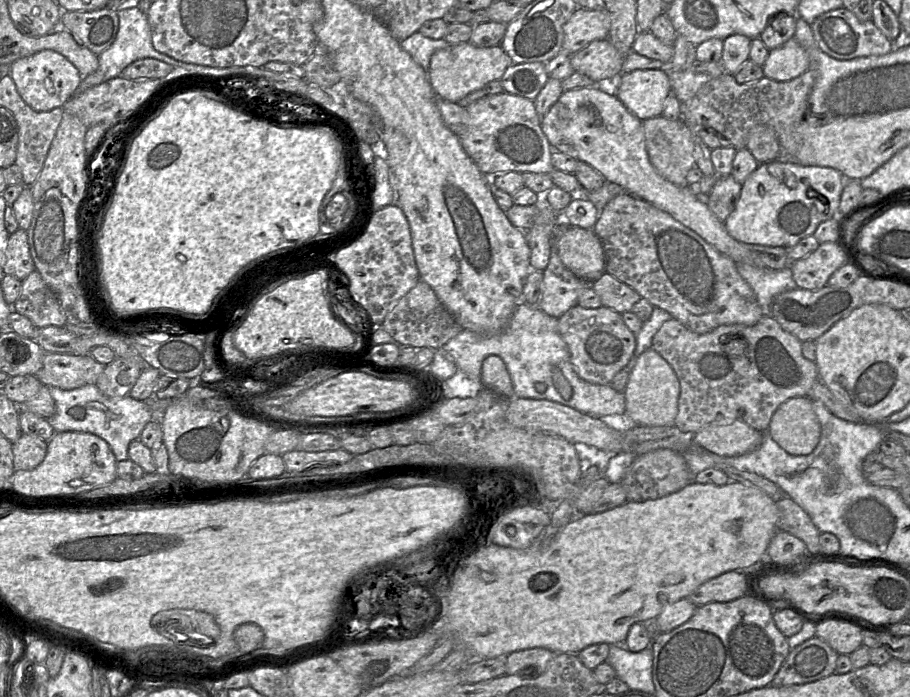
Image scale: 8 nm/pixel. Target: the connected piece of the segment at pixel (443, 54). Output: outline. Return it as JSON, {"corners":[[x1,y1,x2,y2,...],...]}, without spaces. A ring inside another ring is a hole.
{"corners":[[470,43,449,45,433,53,427,76,438,98,457,103,469,93,482,89,493,80,500,80,512,60,501,46,476,47]]}

